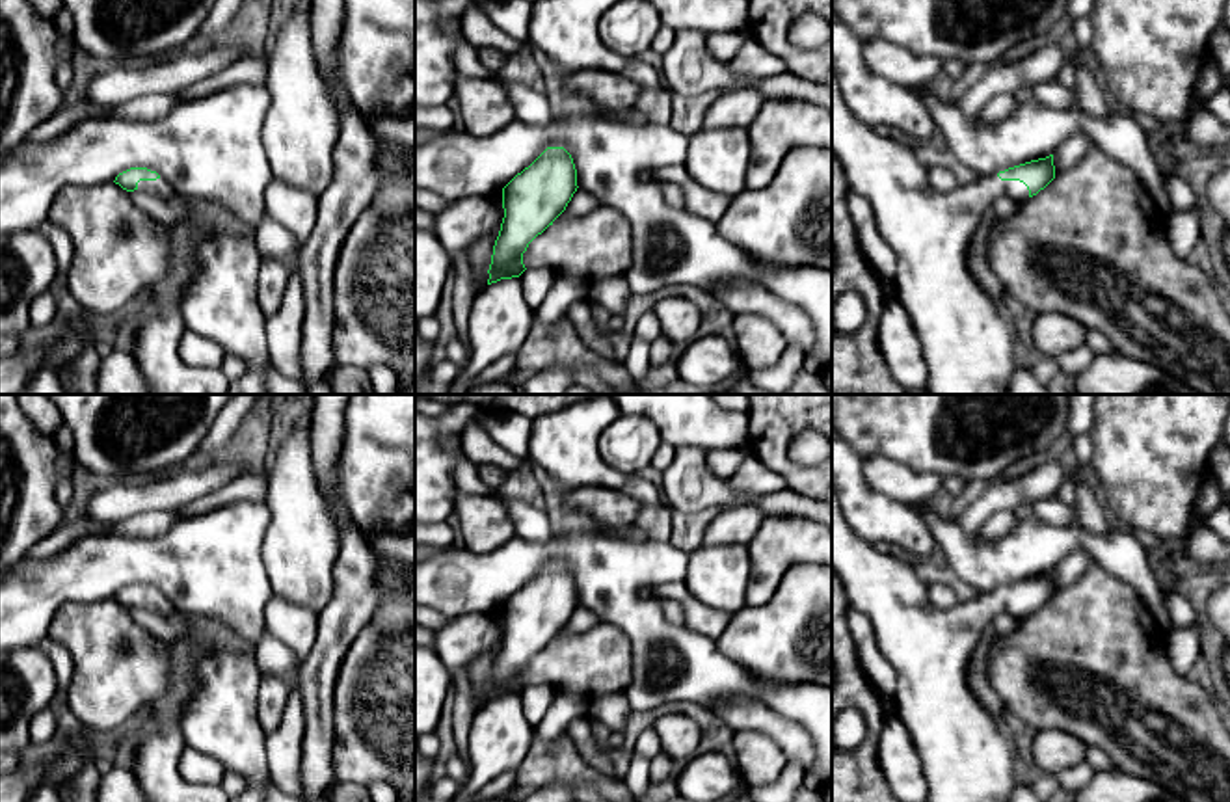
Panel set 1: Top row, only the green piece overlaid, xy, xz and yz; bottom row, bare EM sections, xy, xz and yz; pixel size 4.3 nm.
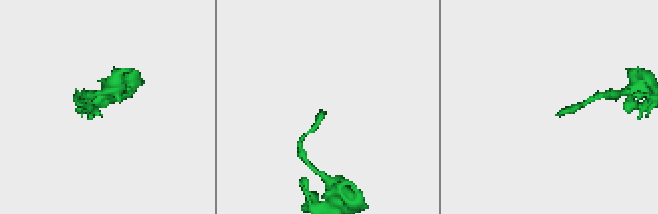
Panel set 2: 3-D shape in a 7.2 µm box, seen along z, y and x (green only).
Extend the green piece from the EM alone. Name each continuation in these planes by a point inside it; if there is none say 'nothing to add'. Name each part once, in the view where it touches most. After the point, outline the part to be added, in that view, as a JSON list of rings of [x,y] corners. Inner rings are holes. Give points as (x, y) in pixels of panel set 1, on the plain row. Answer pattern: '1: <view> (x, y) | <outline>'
1: yz (966, 756) | [[[832,488],[832,569],[849,603],[865,614],[875,629],[880,653],[897,675],[889,705],[902,720],[921,763],[929,802],[1007,802],[1014,785],[1018,742],[1007,724],[992,718],[968,683],[971,655],[979,649],[983,631],[997,614],[1018,620],[1029,616],[1020,597],[1001,597],[997,590],[975,594],[969,601],[940,610],[916,575],[914,564],[899,551],[880,553],[845,521]]]

